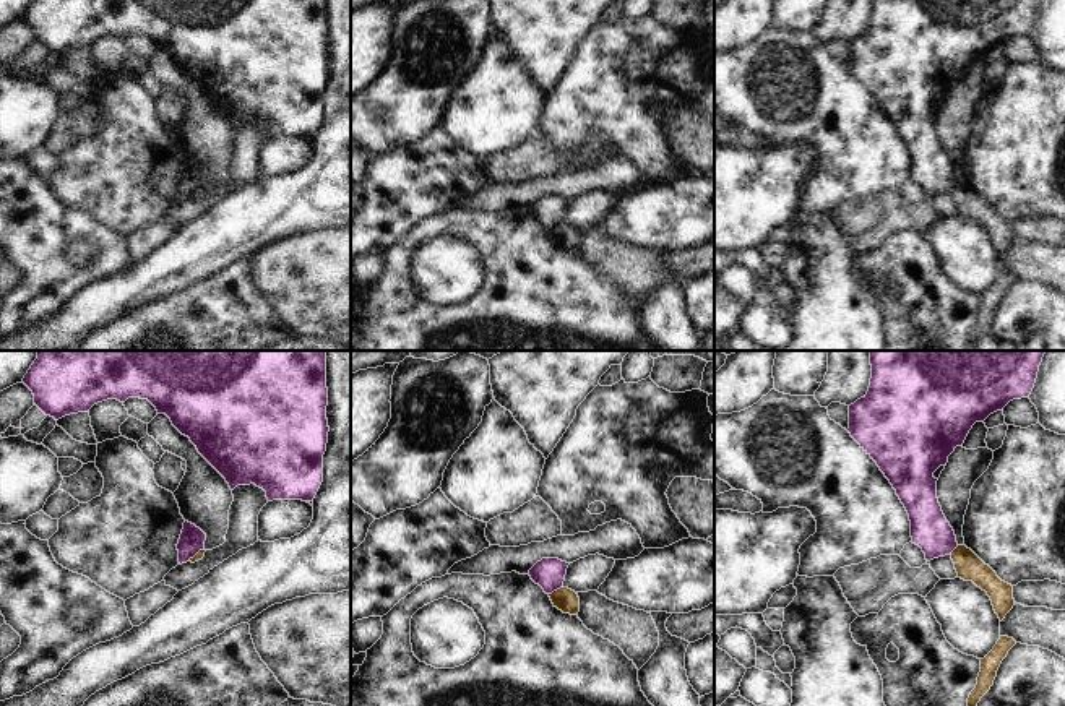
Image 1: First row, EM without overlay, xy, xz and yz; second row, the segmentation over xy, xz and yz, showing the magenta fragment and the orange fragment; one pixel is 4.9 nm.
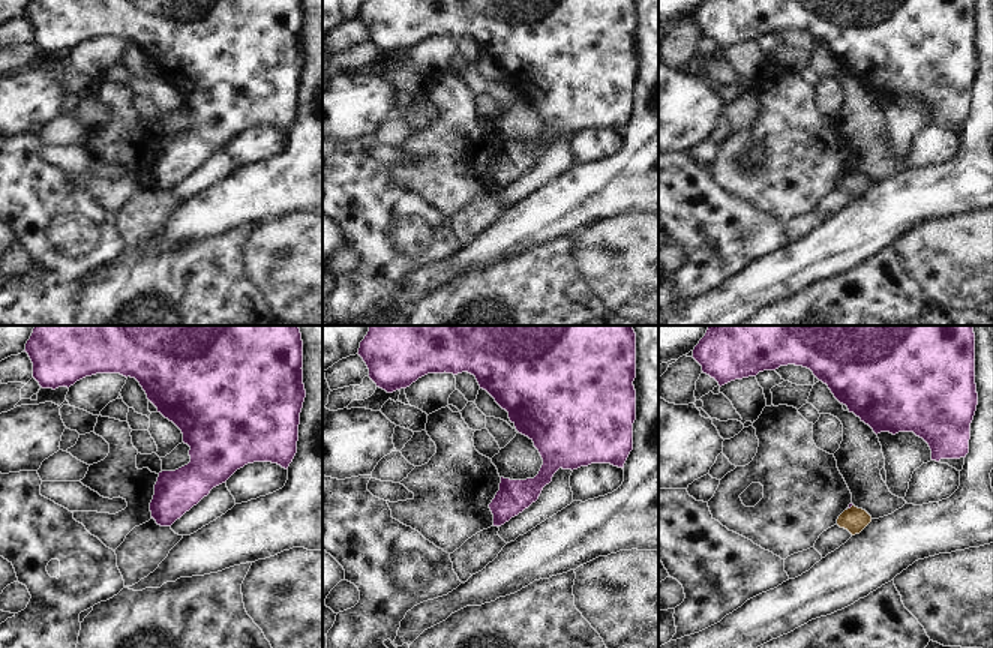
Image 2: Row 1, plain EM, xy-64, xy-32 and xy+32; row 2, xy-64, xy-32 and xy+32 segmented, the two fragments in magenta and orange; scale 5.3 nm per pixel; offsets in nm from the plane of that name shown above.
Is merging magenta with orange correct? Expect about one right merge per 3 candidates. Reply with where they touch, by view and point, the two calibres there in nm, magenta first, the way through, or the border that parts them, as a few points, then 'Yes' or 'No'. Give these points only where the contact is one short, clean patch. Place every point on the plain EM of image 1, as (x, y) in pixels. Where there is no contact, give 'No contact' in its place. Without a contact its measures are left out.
Touches magenta at xz (556, 226). Thickness 160 nm (magenta) against 120 nm. Boundary: xz (562, 223), (549, 231). No

